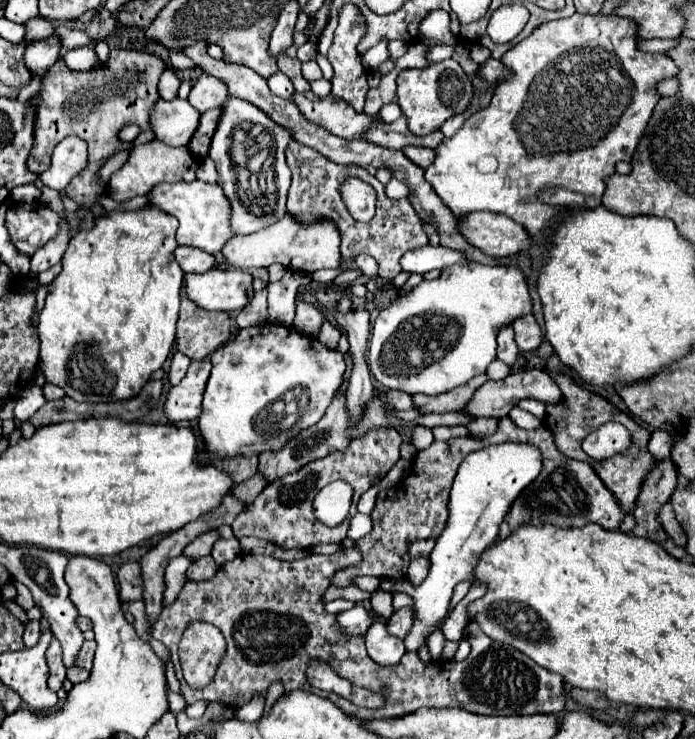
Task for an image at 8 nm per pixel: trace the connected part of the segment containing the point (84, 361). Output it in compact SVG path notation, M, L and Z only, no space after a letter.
M153 206L139 208L139 210L111 210L97 214L93 220L91 230L81 230L69 240L69 246L63 254L63 270L53 278L53 282L47 286L47 298L45 306L39 314L39 338L41 338L41 370L45 374L47 384L57 384L65 390L67 396L71 396L77 402L113 402L113 400L125 400L135 394L139 394L141 386L149 380L149 376L163 366L167 360L173 340L175 340L175 324L177 324L177 312L179 312L179 290L183 286L183 270L173 258L175 248L179 246L175 240L177 232L177 218L171 214L165 214L163 210L157 210Z

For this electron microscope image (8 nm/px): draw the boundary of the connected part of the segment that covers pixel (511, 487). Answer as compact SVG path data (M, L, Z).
M503 442L475 450L463 458L449 494L449 518L445 530L437 538L437 544L431 552L429 576L419 586L413 586L407 580L381 580L383 590L405 592L415 600L417 618L413 630L403 640L409 652L419 650L419 646L435 630L435 624L445 618L453 588L473 576L473 566L477 564L481 550L497 540L499 526L505 520L511 504L541 474L541 470L543 454L529 442Z

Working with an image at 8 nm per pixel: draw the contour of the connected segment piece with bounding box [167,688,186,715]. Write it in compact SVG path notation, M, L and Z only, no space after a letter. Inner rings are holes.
M169 688L167 691L168 691L167 694L168 694L168 698L169 698L170 711L174 715L177 715L182 710L184 710L184 708L186 707L186 703L185 703L183 697L180 696L179 694L172 692Z

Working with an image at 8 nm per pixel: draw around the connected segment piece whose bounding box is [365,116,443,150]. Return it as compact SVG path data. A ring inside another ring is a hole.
M401 116L399 120L391 122L391 124L377 126L377 130L373 130L373 134L369 134L369 138L365 138L365 140L375 142L375 144L385 146L385 148L393 148L393 150L401 150L405 146L429 146L429 148L435 148L443 140L443 132L435 130L431 134L417 136L407 128L405 116Z

